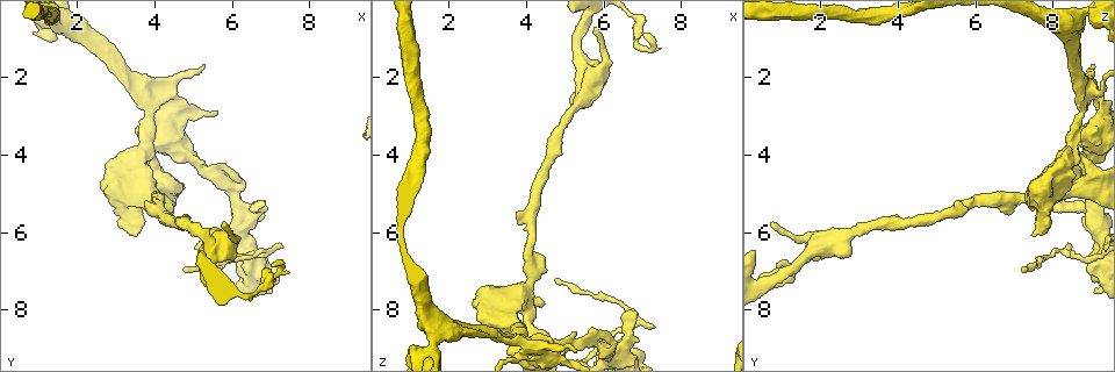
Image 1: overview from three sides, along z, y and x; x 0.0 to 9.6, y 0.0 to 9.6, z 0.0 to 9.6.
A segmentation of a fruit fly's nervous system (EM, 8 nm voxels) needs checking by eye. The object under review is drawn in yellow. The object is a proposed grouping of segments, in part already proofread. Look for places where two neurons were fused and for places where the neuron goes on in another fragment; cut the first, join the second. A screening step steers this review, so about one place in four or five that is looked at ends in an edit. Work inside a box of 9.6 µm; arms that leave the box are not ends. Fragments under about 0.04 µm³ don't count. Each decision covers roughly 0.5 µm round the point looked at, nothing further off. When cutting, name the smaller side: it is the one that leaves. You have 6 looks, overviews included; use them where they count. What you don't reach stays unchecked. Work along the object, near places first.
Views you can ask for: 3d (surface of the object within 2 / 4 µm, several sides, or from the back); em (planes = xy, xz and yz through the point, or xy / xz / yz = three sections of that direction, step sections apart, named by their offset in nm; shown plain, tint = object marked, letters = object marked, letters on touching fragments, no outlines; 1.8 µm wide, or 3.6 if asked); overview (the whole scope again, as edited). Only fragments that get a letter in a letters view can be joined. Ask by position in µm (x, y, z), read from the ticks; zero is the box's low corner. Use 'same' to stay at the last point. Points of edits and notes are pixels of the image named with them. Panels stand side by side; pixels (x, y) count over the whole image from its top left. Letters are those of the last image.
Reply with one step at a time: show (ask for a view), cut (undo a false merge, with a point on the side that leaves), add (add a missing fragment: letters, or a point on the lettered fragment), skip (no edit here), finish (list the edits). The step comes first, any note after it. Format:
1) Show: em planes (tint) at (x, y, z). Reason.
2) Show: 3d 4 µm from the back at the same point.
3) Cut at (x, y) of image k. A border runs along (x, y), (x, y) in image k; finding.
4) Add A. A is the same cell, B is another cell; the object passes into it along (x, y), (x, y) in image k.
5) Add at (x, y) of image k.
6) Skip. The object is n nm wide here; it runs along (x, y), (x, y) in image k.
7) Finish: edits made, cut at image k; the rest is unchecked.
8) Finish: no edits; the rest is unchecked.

Show: em planes (plain) at (7.00, 6.85, 0.85). End of a long branch.

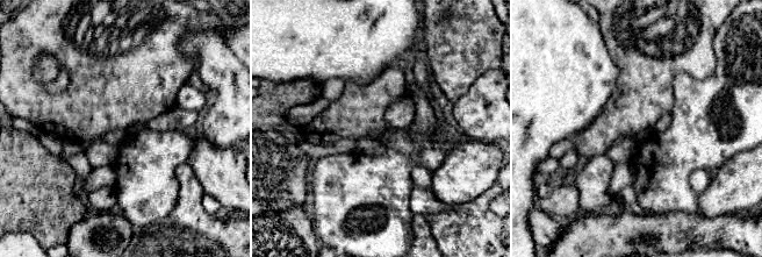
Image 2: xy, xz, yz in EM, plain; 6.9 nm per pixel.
Show: em planes (letters) at the same point. What lies round it.

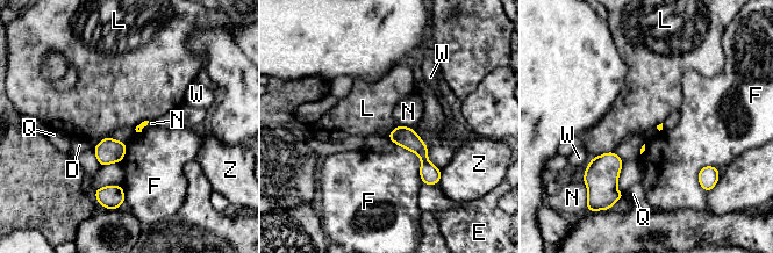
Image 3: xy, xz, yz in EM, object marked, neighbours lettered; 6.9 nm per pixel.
Skip. D, E, F, L, N, Q, W and Z are other cells; a border runs along (613, 151), (592, 158) in image 3; no lettered fragment goes on from it.

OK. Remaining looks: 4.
Show: 3d 4 µm at (3.70, 4.90, 7.60).

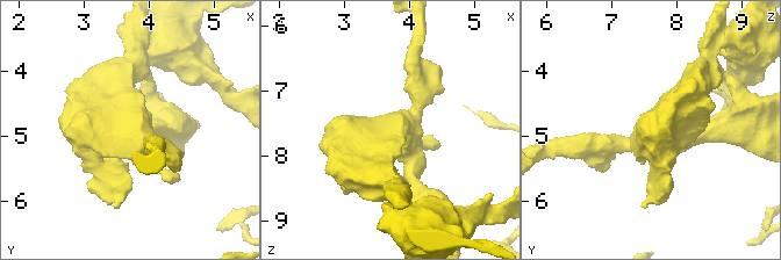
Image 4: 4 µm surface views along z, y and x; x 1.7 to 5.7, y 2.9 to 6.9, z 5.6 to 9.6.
Show: em planes (letters) at (3.70, 4.90, 7.60).

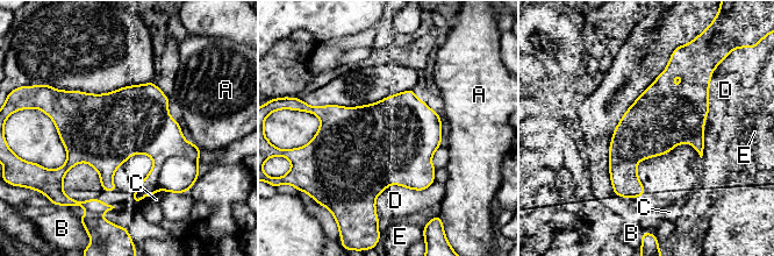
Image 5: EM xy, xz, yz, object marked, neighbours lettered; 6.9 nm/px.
Cut at (178, 173) of image 5. The object is 440 nm wide here; the longest contact is with D, 550 nm; A, B, C, D and E are other cells; two neurons meet here.

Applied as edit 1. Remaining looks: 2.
Show: em planes (tint) at (4.35, 2.45, 9.05). Abrupt turn.

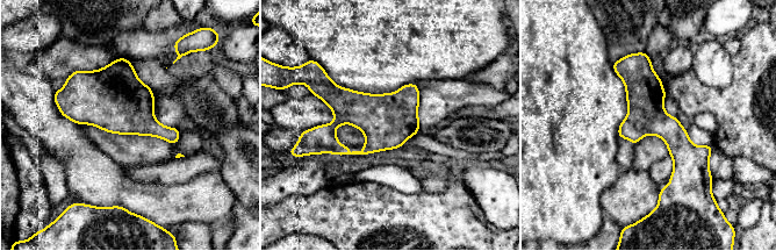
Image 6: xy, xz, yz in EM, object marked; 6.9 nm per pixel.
Show: em planes (letters) at the same point.

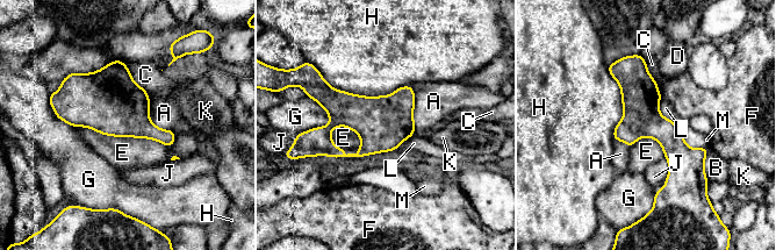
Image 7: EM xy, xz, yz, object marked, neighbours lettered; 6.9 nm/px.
Skip. The object is 260 nm wide here; A, B, C, D, E, F, G, H, J, K, L and M are other cells; a border runs along (76, 126), (167, 145), (175, 138) in image 7; one neuron here.

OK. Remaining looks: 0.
Finish: edits made, cut at image 5; the rest is unchecked.

